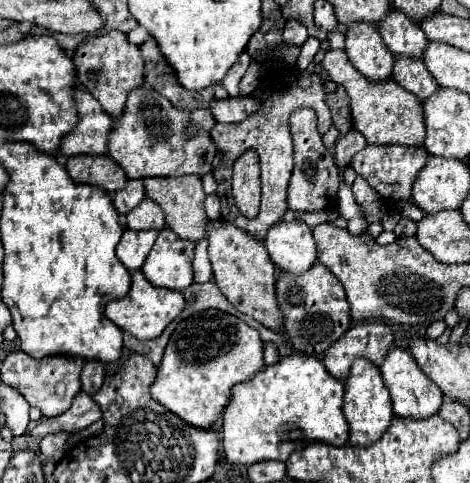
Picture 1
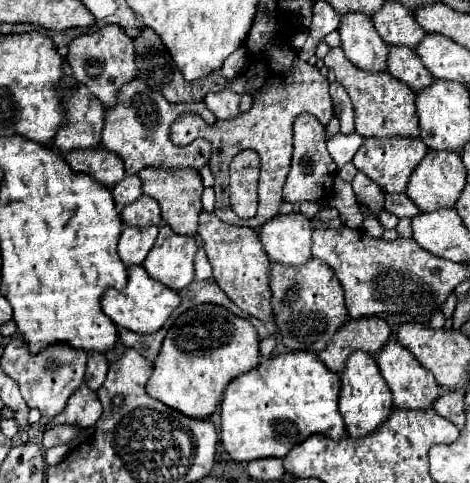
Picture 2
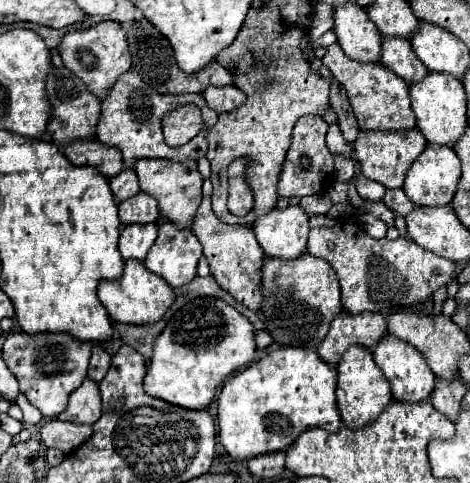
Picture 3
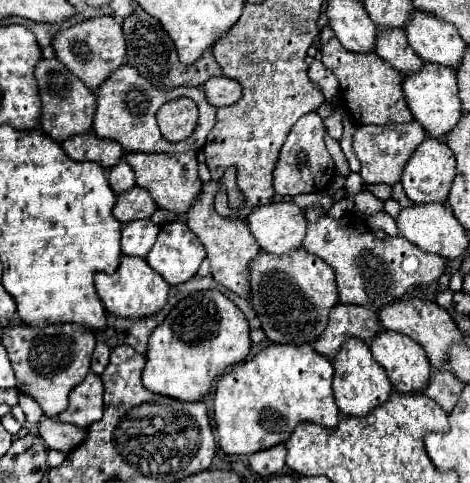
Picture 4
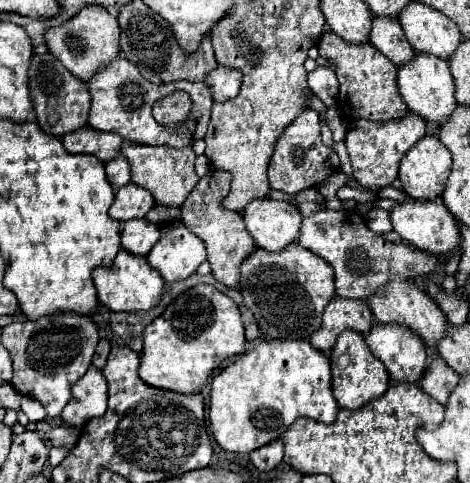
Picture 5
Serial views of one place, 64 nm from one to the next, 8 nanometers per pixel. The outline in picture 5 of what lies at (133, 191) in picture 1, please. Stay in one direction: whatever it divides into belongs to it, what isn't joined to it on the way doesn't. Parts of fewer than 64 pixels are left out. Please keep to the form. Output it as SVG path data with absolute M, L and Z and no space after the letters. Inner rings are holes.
M122 154L112 158L112 160L108 160L108 164L106 164L106 176L108 176L108 180L110 180L110 184L114 188L120 188L120 186L128 184L130 182L128 160Z

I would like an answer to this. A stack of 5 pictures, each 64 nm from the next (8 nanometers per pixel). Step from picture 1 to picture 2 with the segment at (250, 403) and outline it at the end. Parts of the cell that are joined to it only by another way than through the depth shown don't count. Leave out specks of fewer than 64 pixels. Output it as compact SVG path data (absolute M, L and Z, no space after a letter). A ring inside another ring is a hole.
M284 352L270 356L250 372L234 378L220 404L220 440L228 456L236 462L278 456L284 458L290 448L310 434L342 438L344 420L338 410L340 378L330 372L314 352Z

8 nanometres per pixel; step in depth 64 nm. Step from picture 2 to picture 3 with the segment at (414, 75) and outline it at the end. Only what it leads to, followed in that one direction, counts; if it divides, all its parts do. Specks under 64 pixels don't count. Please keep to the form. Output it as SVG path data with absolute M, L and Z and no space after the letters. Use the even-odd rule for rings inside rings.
M382 38L382 54L380 62L388 66L394 74L404 78L408 84L418 82L426 76L426 68L422 60L412 52L412 46L404 38Z

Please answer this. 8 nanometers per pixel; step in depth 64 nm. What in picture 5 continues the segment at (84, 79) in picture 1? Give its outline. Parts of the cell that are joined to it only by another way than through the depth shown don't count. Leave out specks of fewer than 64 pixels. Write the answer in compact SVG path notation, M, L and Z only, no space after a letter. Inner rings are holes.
M88 4L76 12L70 20L66 20L60 26L52 26L44 32L44 42L48 50L80 80L88 80L92 72L96 72L96 66L112 60L118 56L118 38L120 38L120 28L116 18L102 6L98 4Z

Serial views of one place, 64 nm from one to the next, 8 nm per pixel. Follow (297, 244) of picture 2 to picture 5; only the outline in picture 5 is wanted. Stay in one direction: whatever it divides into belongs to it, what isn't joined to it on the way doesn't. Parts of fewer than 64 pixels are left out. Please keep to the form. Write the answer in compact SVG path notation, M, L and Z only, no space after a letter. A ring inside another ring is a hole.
M272 198L250 200L242 216L256 246L270 252L278 252L288 246L288 242L296 242L302 220L294 204Z

